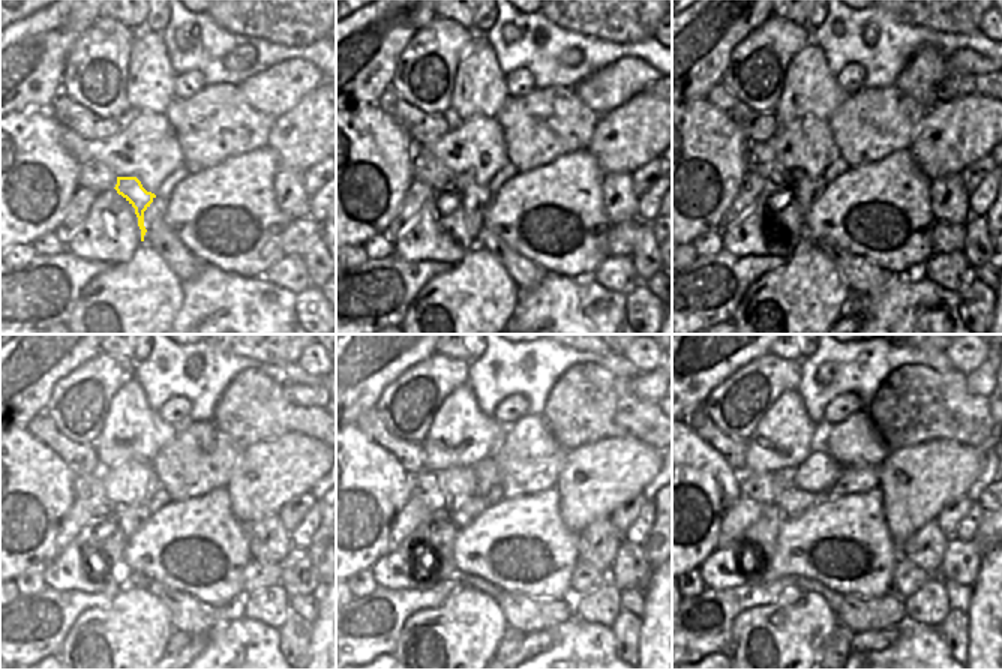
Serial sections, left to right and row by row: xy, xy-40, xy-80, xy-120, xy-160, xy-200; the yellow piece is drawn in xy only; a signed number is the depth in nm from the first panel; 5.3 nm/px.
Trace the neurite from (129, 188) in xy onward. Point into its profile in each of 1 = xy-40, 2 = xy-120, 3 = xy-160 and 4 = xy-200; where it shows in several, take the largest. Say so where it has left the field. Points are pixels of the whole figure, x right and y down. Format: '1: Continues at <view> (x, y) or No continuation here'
1: Continues at xy-40 (464, 183)
2: Continues at xy-120 (131, 516)
3: Continues at xy-160 (464, 510)
4: Continues at xy-200 (792, 499).

